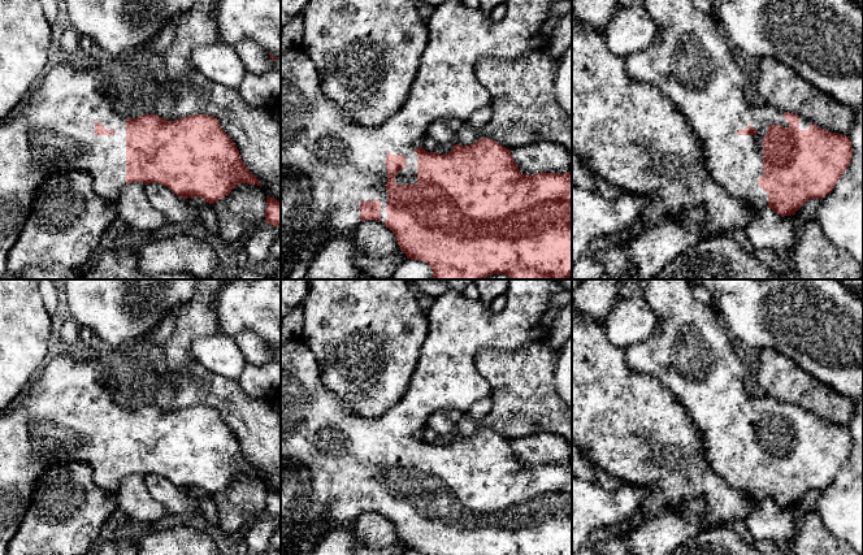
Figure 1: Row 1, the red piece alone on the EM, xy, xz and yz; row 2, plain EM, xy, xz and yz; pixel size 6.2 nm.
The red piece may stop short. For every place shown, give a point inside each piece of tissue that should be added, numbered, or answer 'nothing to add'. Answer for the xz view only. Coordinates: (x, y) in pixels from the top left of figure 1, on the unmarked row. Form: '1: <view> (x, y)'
1: xz (343, 454)

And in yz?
1: yz (688, 352)

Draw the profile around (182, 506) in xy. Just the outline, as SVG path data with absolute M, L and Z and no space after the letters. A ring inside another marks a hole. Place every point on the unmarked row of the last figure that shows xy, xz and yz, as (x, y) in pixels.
M160 474L146 476L146 485L151 498L164 506L175 521L194 524L194 515L199 507L196 497Z

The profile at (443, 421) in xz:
M442 408L429 416L426 428L433 429L439 435L448 434L455 430L463 416L463 408Z

